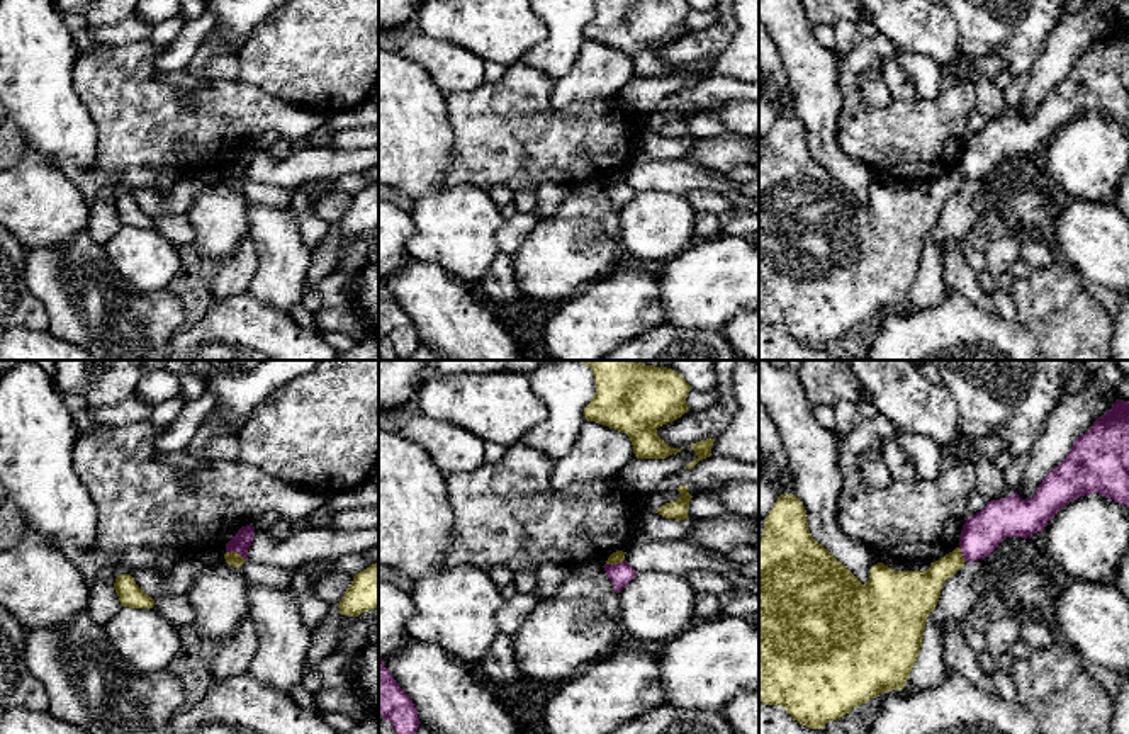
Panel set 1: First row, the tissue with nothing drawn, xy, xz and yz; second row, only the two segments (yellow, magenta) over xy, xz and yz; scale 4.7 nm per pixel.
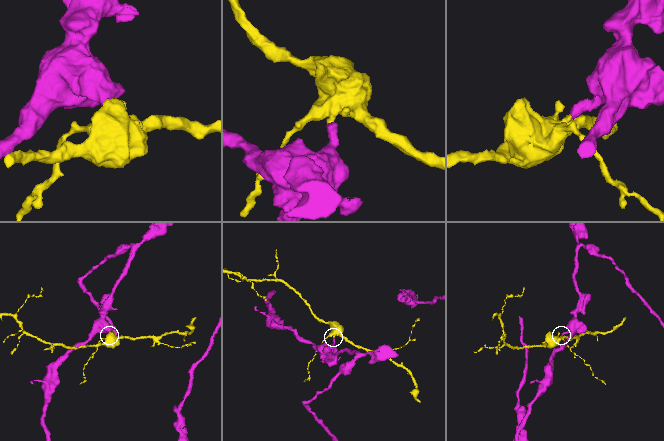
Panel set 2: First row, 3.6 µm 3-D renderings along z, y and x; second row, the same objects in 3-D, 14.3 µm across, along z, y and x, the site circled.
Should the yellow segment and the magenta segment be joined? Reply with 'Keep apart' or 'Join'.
Keep apart

